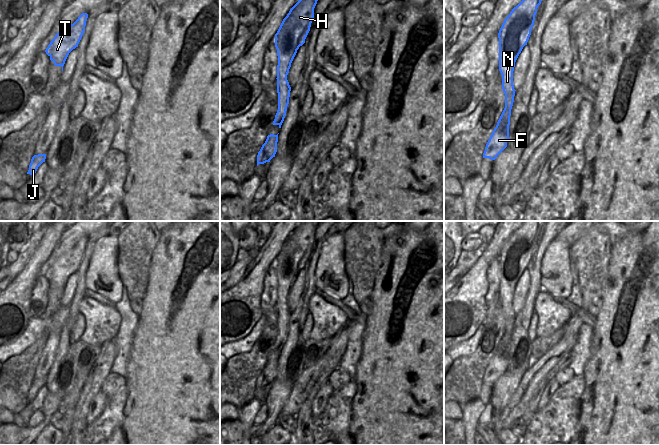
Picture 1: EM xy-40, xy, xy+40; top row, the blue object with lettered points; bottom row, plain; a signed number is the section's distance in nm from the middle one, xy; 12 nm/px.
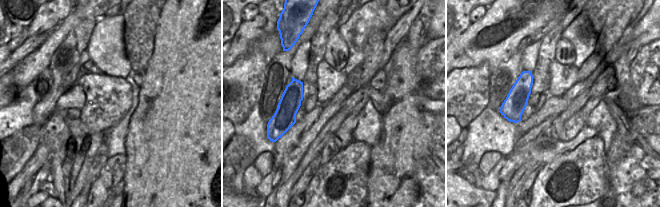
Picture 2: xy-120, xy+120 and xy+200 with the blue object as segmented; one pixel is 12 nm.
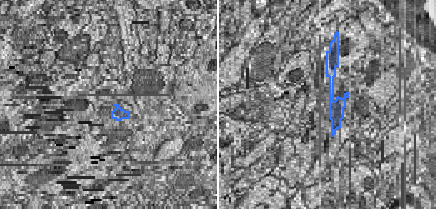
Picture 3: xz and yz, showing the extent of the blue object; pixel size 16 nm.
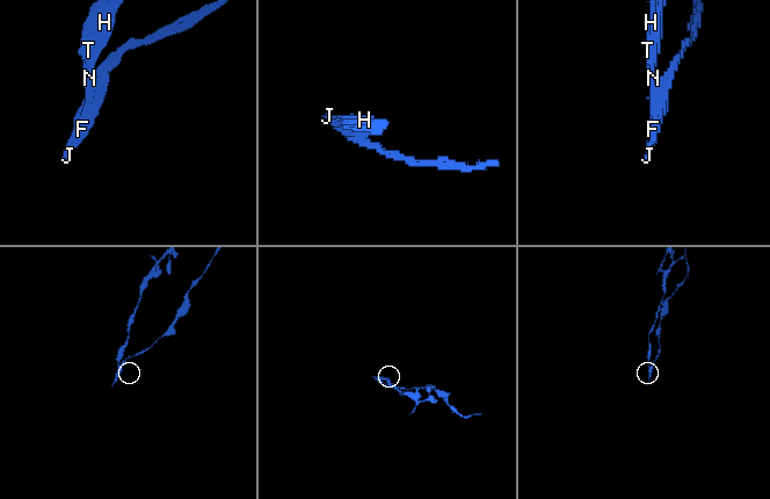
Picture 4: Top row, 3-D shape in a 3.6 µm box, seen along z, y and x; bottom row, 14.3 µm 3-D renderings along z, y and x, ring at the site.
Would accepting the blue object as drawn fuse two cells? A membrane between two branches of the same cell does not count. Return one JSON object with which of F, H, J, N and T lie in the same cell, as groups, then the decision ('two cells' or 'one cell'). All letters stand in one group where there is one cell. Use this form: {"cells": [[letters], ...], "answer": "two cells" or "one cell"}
{"cells": [["F", "J"], ["H", "N", "T"]], "answer": "two cells"}

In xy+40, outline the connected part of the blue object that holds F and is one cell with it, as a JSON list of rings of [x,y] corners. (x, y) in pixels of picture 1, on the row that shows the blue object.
[[[505,107],[486,144],[483,158],[495,160],[507,147],[507,142],[509,140],[510,116],[511,110],[509,107]]]

